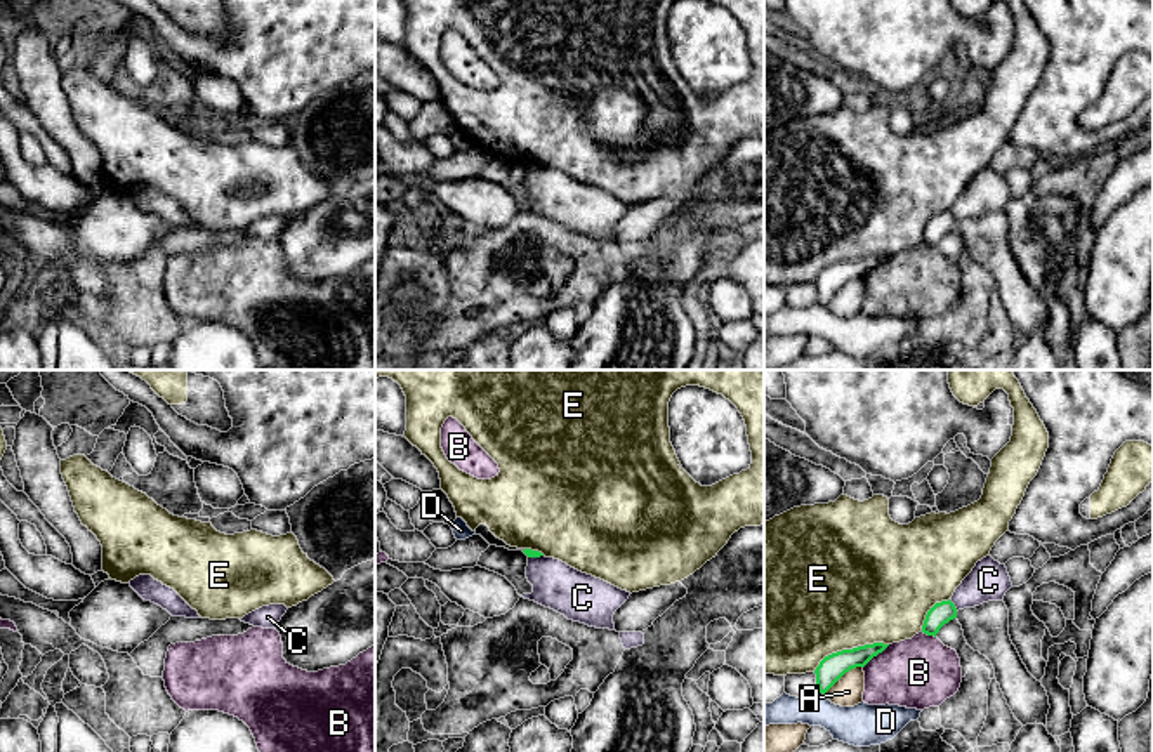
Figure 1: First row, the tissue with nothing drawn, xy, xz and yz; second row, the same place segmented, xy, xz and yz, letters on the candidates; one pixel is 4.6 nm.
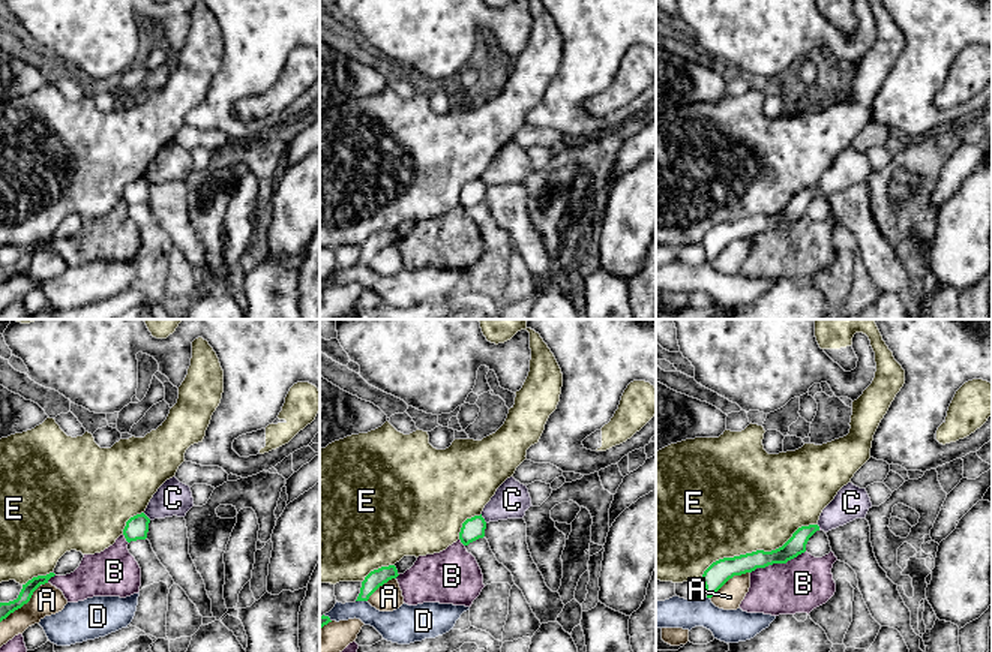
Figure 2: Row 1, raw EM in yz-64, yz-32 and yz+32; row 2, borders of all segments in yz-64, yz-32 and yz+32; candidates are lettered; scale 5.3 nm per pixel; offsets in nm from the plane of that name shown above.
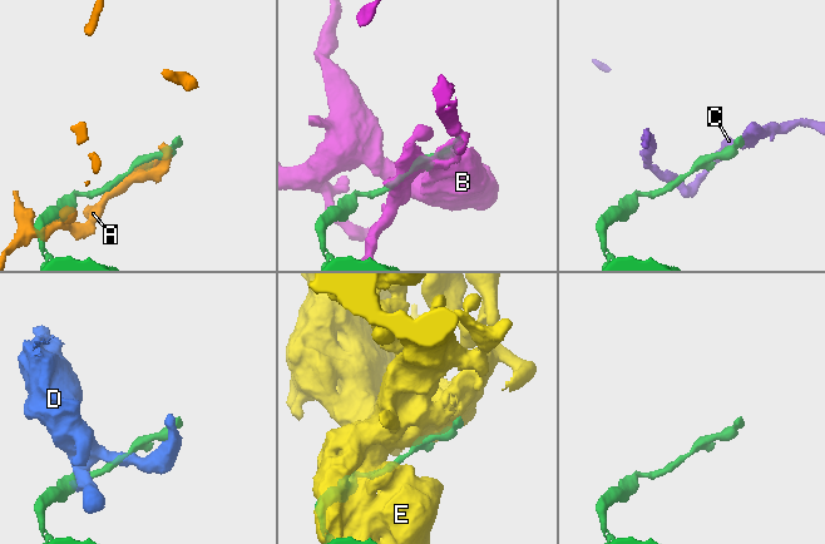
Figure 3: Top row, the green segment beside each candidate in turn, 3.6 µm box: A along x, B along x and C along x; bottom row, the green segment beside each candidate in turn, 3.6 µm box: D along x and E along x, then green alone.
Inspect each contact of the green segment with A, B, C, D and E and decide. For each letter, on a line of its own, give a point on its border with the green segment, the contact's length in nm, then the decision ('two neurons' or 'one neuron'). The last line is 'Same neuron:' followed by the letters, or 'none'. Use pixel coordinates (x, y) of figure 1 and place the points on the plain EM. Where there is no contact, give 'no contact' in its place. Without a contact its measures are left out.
A: meets green in yz at (843, 285); contact 220 nm long; two neurons
B: meets green in yz at (876, 266); contact 170 nm long; two neurons
C: meets green in yz at (954, 216); contact 70 nm long; two neurons
D: meets green in yz at (822, 303); contact 40 nm long; two neurons
E: meets green in yz at (849, 261); contact 380 nm long; two neurons
Same neuron: none

